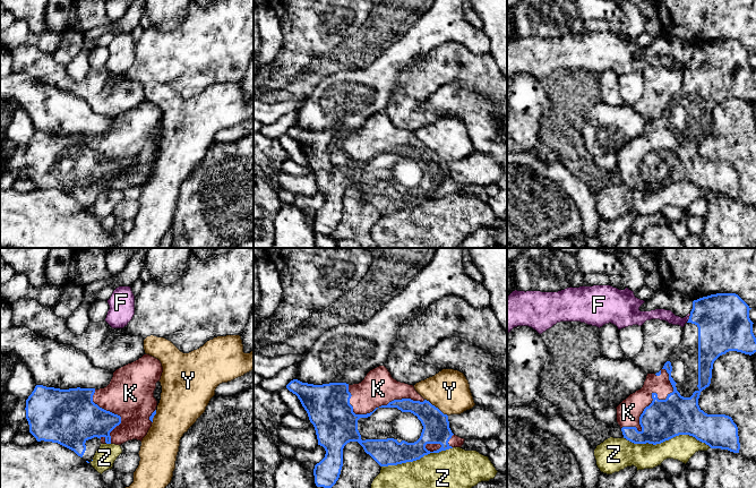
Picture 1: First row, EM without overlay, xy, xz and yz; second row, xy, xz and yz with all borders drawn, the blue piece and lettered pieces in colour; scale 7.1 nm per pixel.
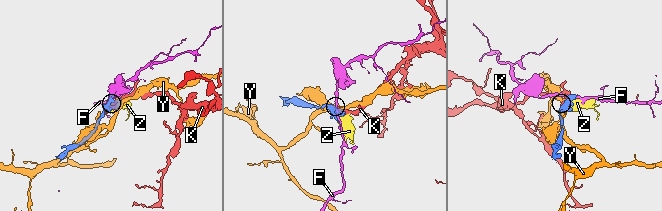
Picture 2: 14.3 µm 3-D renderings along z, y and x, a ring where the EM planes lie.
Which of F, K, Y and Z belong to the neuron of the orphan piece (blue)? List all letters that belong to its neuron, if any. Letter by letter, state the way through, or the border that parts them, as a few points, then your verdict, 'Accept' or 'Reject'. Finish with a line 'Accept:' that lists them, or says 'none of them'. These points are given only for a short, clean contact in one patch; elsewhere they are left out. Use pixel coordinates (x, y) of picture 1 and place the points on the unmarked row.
F: Reject
K: Accept
Y: Reject
Z: Reject
Accept: K

